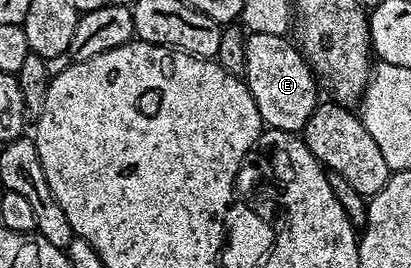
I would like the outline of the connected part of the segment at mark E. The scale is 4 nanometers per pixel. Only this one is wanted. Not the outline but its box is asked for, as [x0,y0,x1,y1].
[243,33,318,134]

